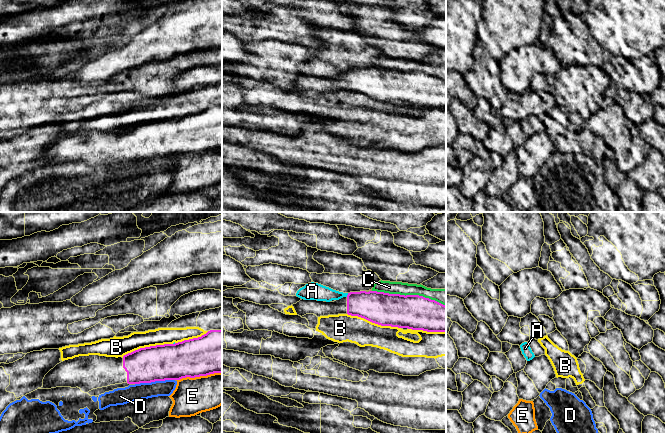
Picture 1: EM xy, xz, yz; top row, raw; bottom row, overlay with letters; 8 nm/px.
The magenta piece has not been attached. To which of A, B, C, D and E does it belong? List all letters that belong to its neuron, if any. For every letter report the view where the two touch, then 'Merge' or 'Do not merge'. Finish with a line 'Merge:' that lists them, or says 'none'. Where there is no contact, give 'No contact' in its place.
A: Touches magenta in xz. Do not merge
B: Touches magenta in xz. Do not merge
C: Touches magenta in xz. Do not merge
D: Touches magenta in xy. Do not merge
E: Touches magenta in xy. Do not merge
Merge: none

